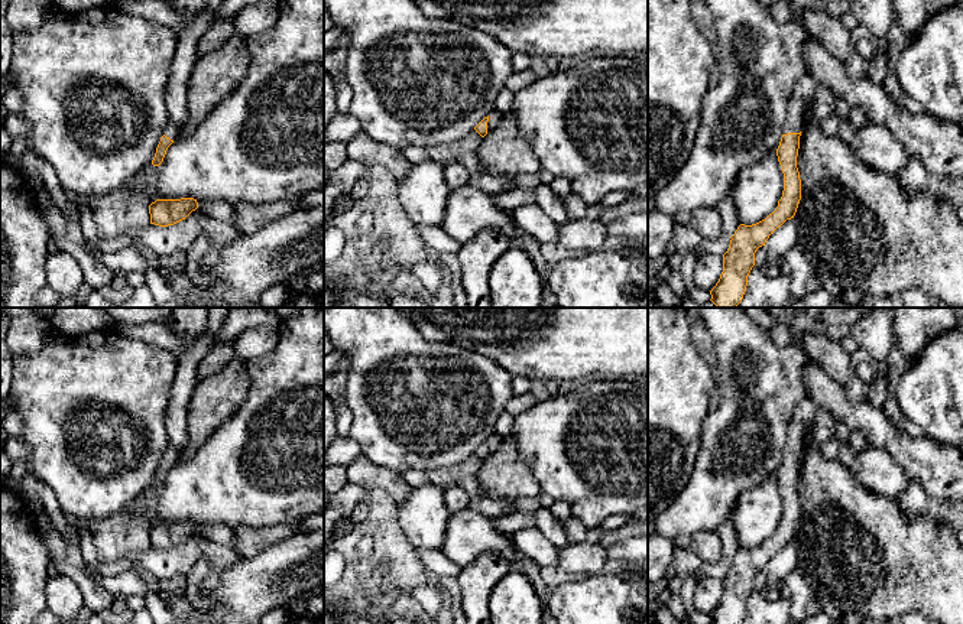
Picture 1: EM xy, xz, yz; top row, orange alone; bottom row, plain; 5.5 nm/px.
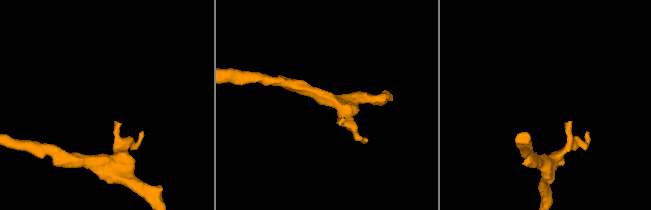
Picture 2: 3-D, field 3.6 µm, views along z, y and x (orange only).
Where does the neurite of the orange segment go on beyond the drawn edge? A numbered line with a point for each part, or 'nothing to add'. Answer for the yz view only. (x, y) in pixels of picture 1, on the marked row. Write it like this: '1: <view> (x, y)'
1: yz (803, 93)

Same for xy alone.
1: xy (171, 130)

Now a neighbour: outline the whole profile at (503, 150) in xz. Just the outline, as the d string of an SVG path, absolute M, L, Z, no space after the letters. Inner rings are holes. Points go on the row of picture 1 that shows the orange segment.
M512 114L503 116L476 152L490 175L534 175L542 169Z

